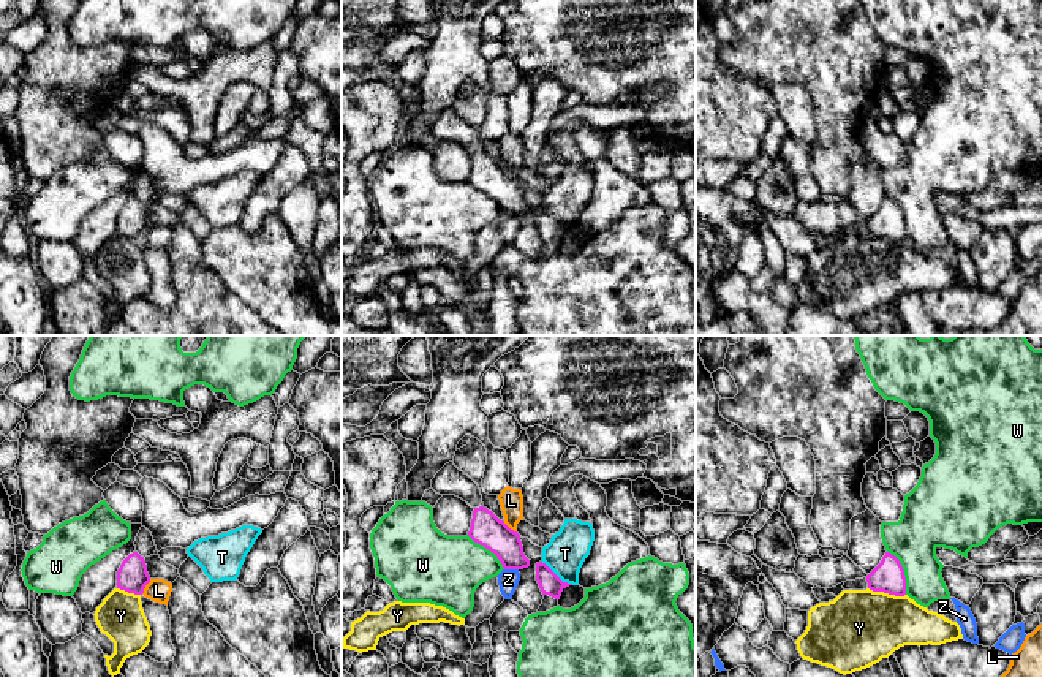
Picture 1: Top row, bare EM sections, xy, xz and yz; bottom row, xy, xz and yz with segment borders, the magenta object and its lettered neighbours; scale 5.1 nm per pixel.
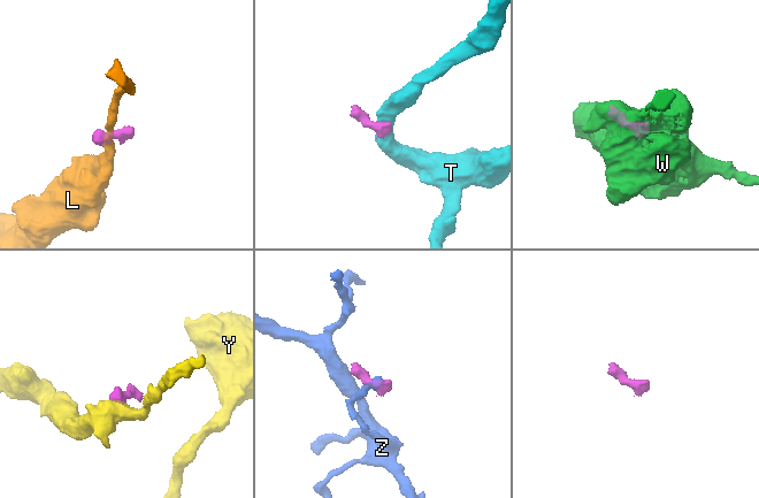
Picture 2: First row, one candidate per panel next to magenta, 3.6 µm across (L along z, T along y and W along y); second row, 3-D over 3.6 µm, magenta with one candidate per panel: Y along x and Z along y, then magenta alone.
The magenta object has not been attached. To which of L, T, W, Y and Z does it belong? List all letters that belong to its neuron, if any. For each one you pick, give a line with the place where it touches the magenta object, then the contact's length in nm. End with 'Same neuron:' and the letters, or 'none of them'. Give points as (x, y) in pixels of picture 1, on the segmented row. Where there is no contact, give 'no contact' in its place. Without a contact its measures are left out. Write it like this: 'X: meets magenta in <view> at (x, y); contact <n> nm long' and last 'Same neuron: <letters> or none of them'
Same neuron: none of them

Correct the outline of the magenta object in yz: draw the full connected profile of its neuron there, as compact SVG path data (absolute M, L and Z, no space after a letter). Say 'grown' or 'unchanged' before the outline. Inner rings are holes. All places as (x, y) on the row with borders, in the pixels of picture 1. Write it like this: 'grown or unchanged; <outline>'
grown; M885 552L881 563L863 579L846 581L844 590L873 590L895 596L906 595L906 577L900 560Z

